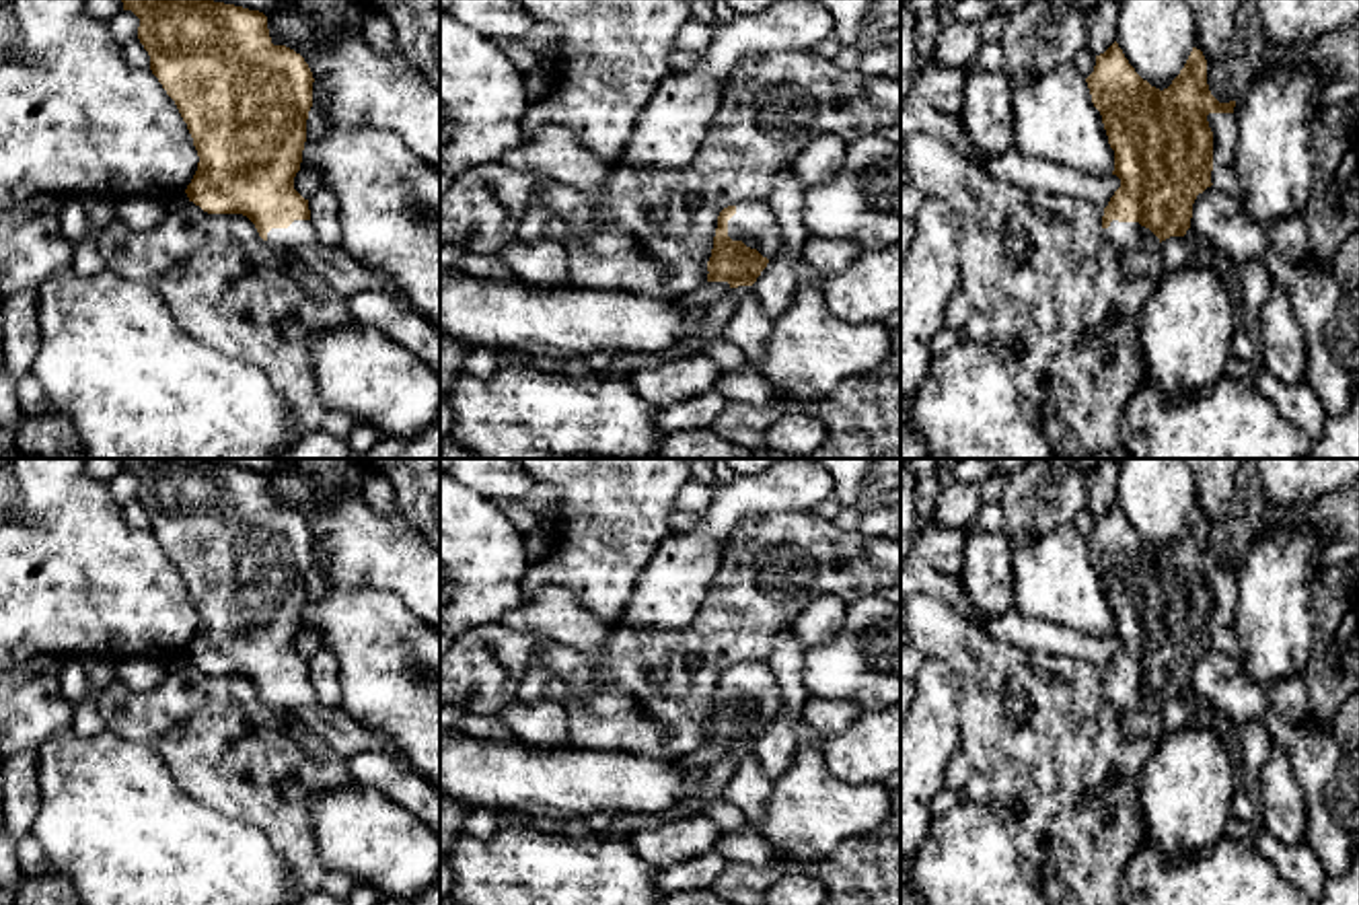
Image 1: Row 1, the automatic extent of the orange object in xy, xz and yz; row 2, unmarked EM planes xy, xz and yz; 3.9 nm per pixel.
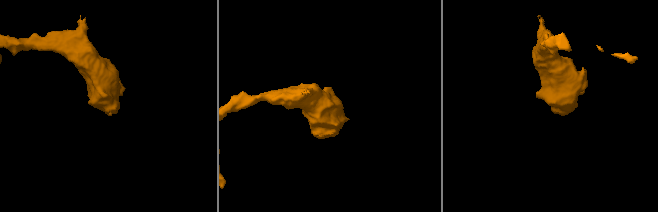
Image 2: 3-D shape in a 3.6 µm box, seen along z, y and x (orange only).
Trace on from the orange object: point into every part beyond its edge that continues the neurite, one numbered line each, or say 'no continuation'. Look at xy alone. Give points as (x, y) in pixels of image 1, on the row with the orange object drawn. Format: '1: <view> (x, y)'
1: xy (346, 276)

